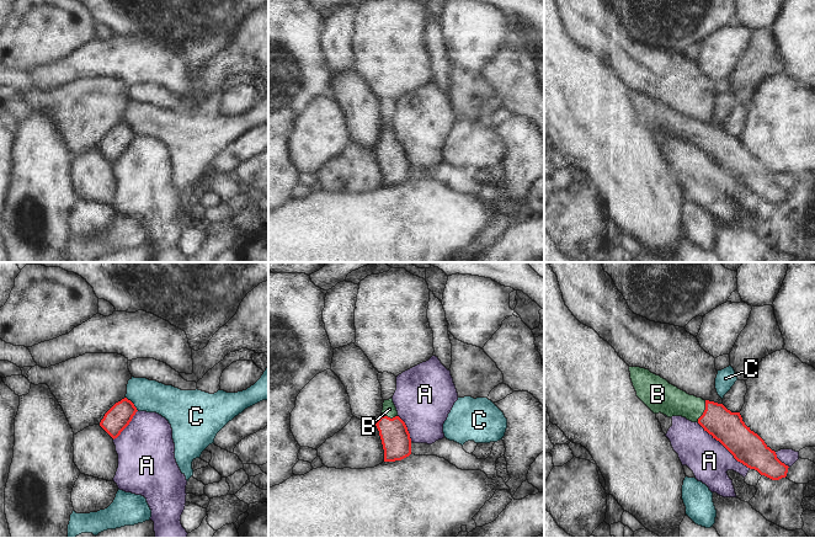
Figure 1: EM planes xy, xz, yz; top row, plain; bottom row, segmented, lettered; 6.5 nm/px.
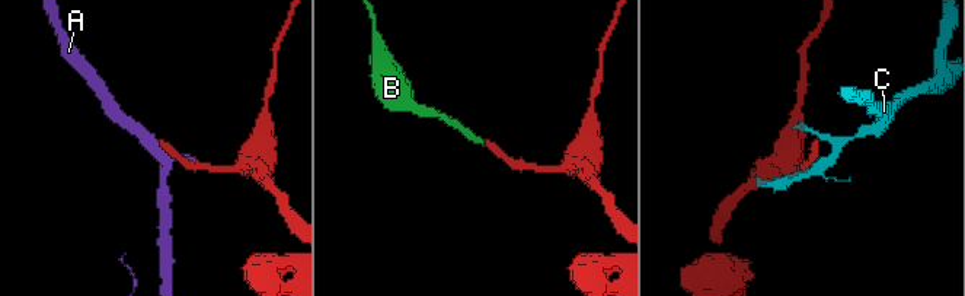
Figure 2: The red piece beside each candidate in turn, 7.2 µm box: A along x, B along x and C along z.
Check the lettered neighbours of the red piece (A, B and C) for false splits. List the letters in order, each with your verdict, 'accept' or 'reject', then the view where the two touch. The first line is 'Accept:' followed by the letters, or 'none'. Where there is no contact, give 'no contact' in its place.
Accept: B
A: reject; meets red in yz
B: accept; meets red in yz
C: reject; meets red in xy

